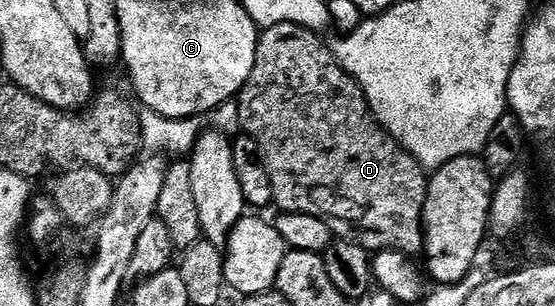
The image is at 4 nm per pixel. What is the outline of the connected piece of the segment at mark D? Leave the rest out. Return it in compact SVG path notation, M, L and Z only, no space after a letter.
M279 22L276 26L268 26L259 35L257 54L253 60L253 72L249 72L249 80L243 85L243 89L237 95L239 102L239 122L243 125L242 133L259 145L263 153L263 159L269 172L269 180L273 188L273 202L280 211L289 214L304 214L305 216L317 216L331 229L336 239L344 242L352 242L363 246L368 252L380 250L397 250L408 256L415 256L421 250L421 235L423 233L423 205L427 199L428 175L422 166L408 150L404 150L394 138L390 137L386 130L375 121L371 107L367 105L367 98L363 90L350 78L343 67L335 60L334 53L327 50L315 38L308 27L298 26L292 22Z

